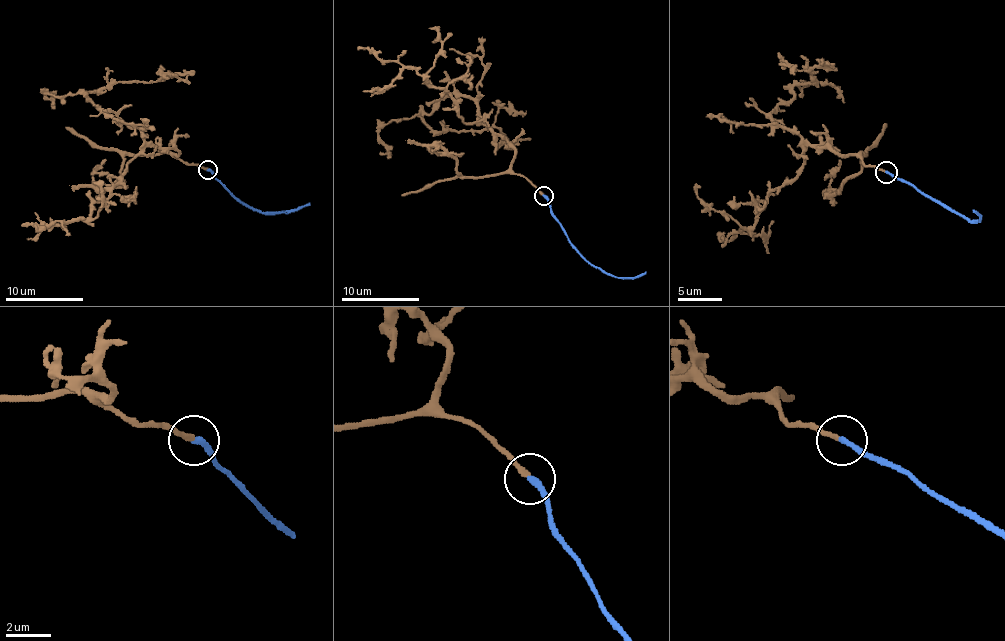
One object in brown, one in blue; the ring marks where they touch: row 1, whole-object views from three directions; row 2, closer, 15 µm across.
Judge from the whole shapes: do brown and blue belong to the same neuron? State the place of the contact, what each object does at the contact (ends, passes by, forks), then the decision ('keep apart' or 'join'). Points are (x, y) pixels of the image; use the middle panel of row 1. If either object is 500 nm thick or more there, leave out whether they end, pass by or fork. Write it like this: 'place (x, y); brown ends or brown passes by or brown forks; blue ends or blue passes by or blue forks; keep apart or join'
place (543, 195); brown ends; blue ends; join

